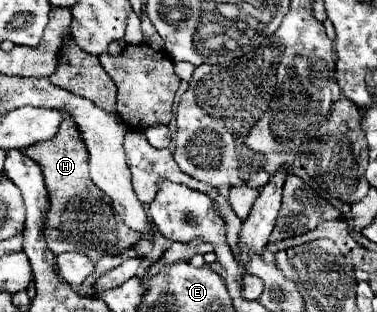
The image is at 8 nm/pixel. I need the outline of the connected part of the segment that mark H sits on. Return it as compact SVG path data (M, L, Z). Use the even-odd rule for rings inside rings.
M65 119L59 127L59 133L51 141L31 145L25 149L25 153L31 159L35 159L43 169L45 185L51 199L51 211L45 225L45 239L47 247L55 255L75 251L87 255L93 263L97 263L105 255L121 255L123 251L139 243L139 233L129 229L117 217L113 205L103 199L103 193L95 189L89 177L89 153L73 119Z

